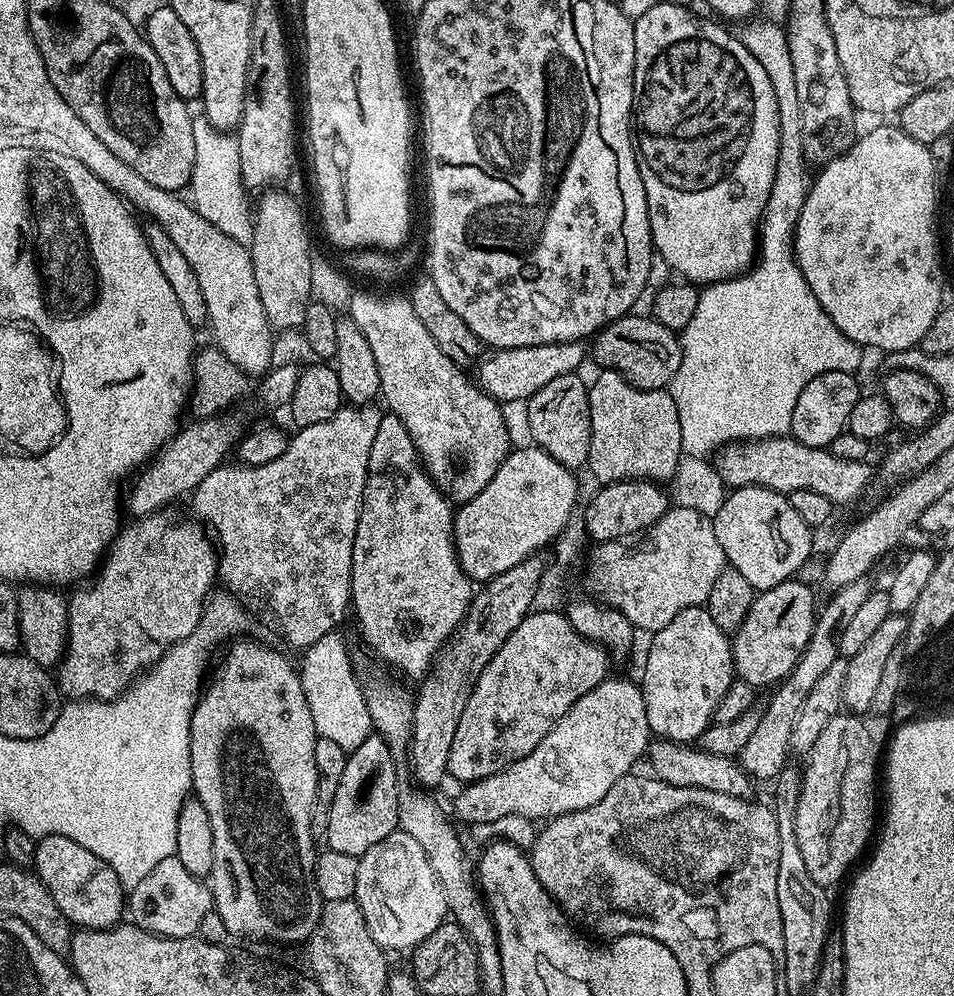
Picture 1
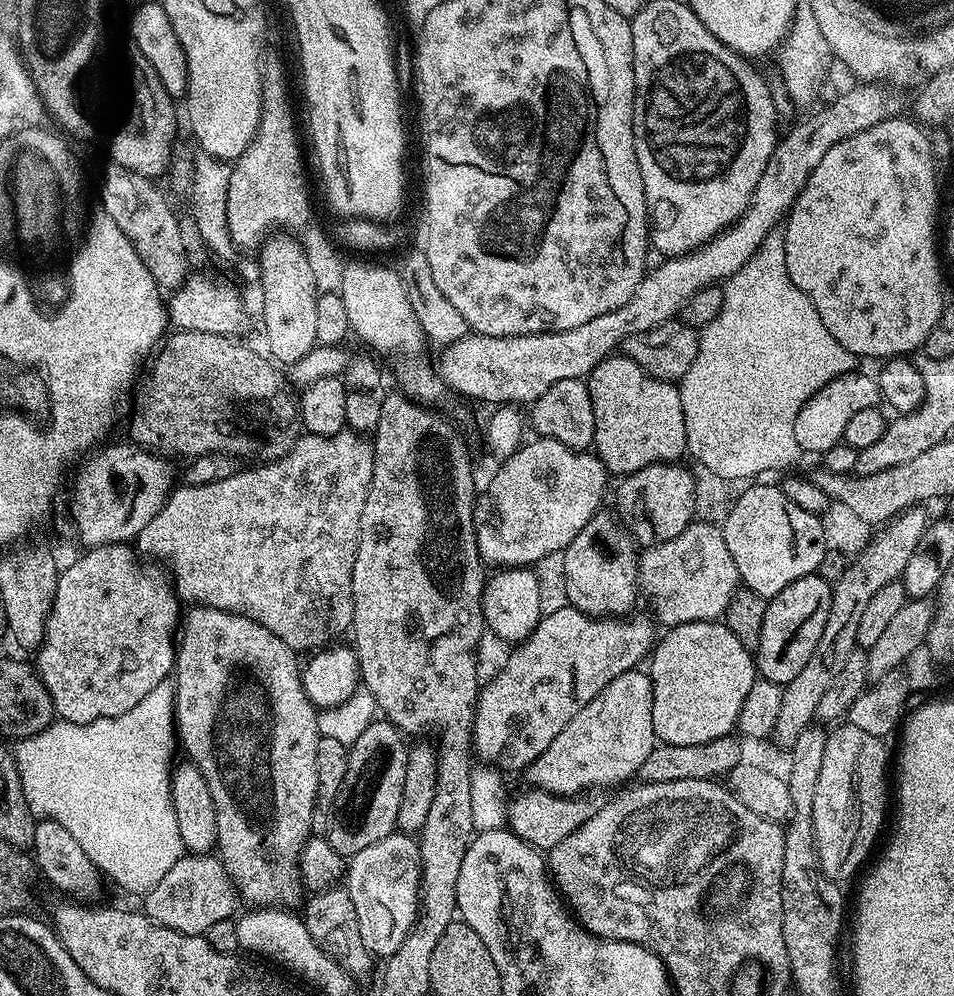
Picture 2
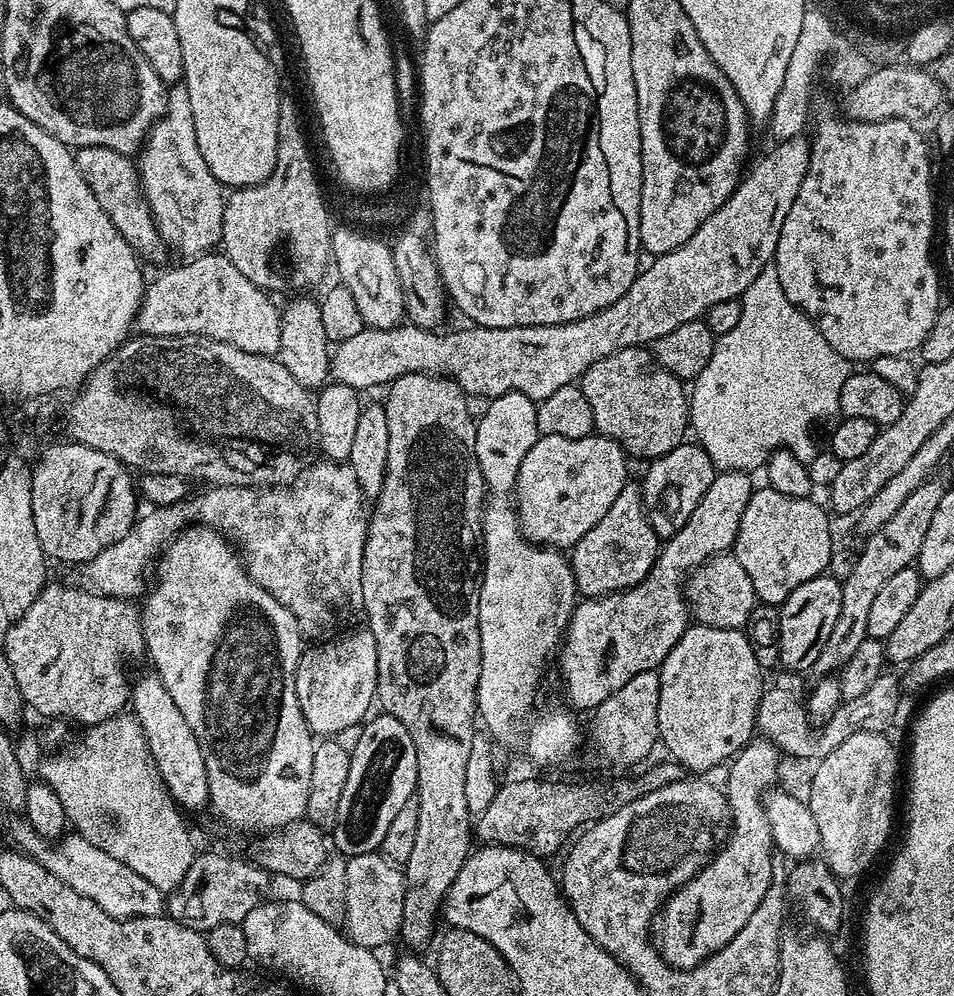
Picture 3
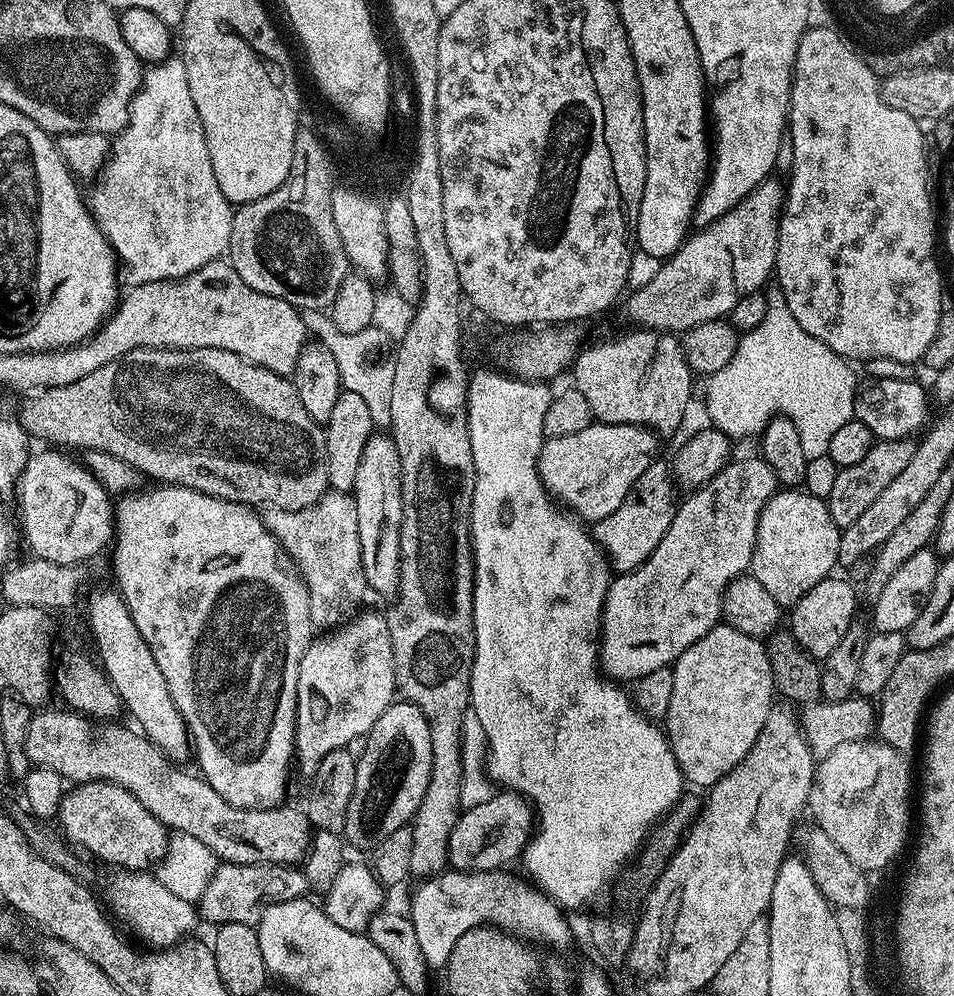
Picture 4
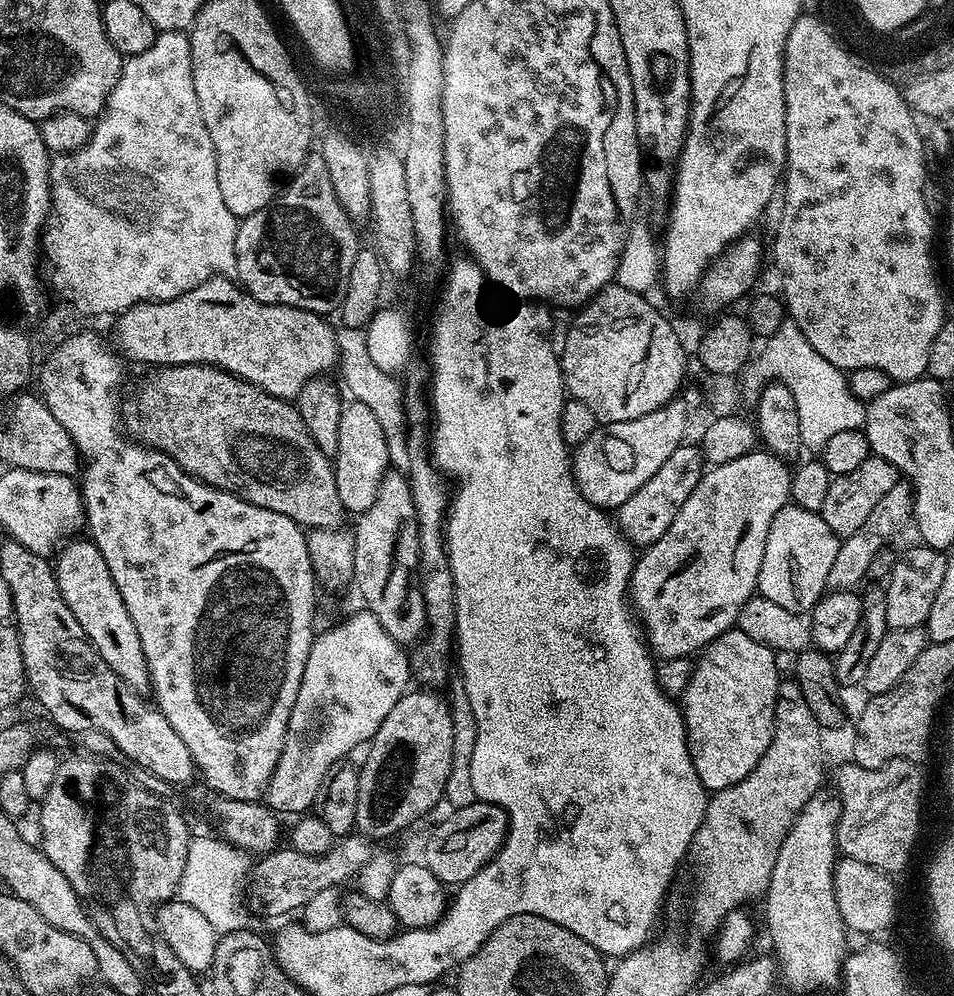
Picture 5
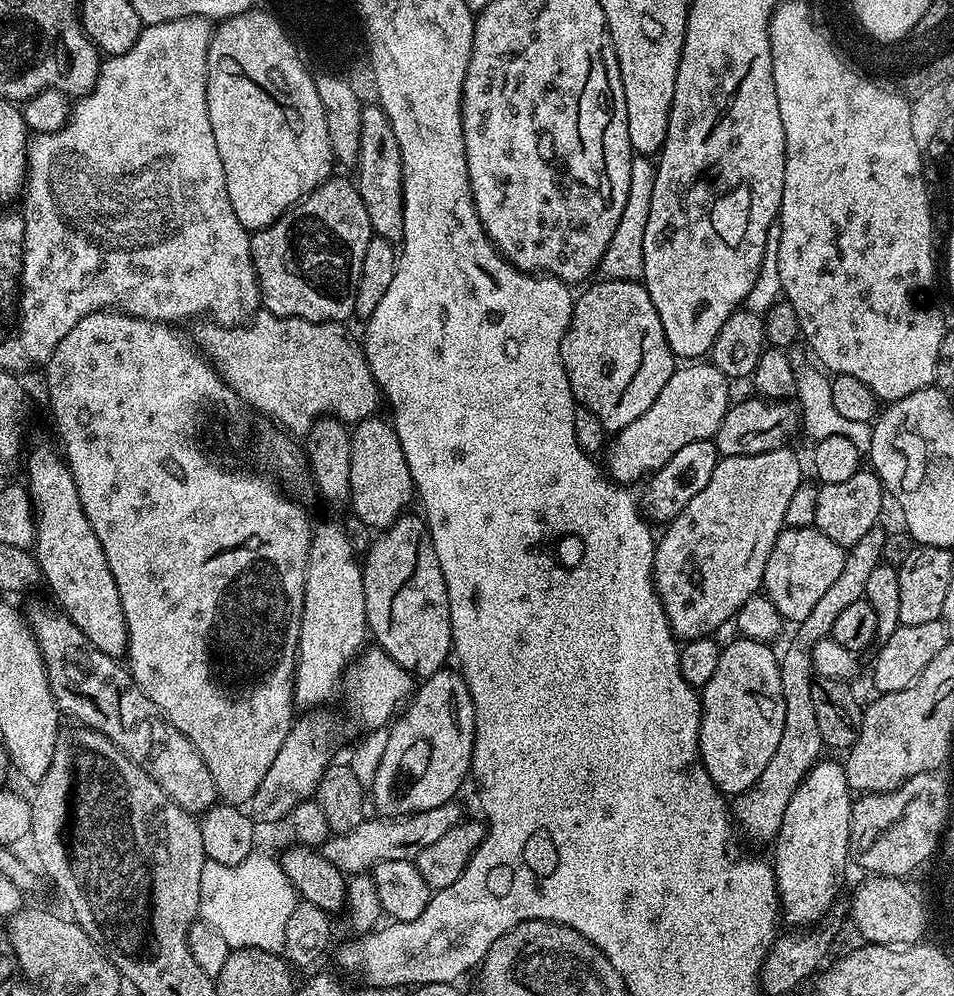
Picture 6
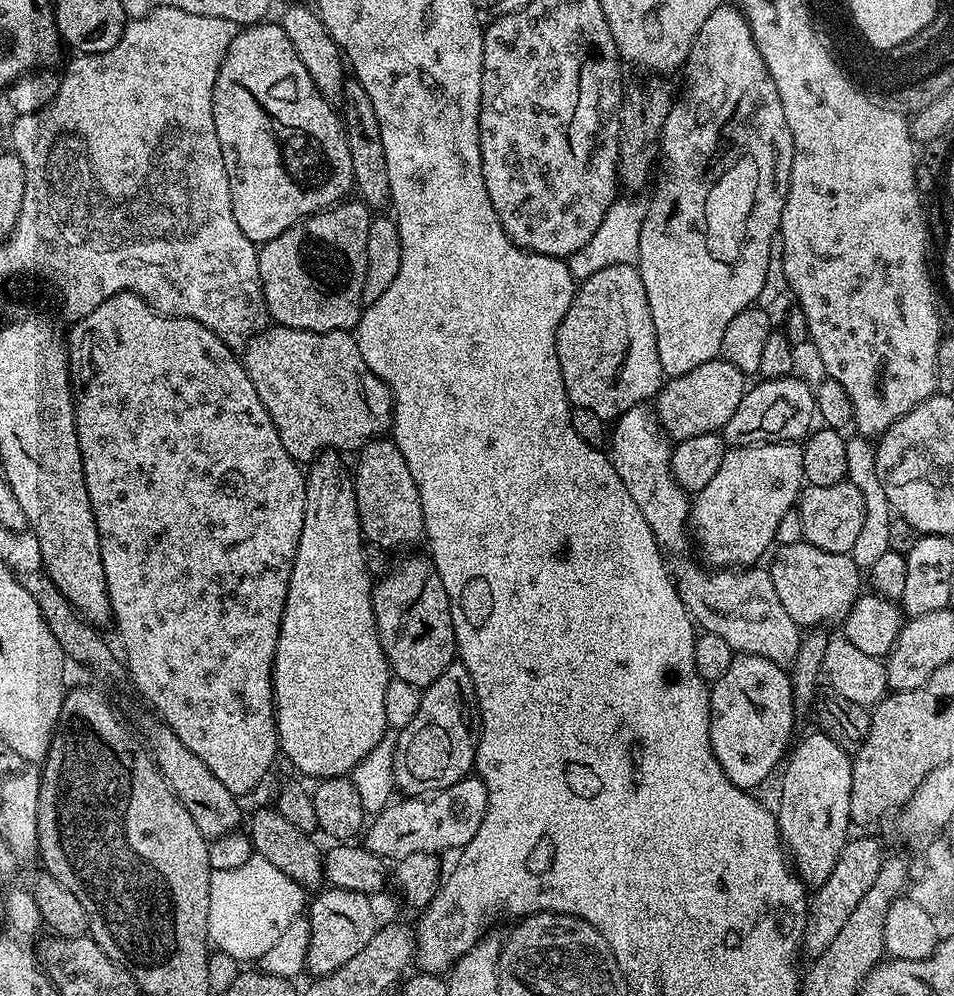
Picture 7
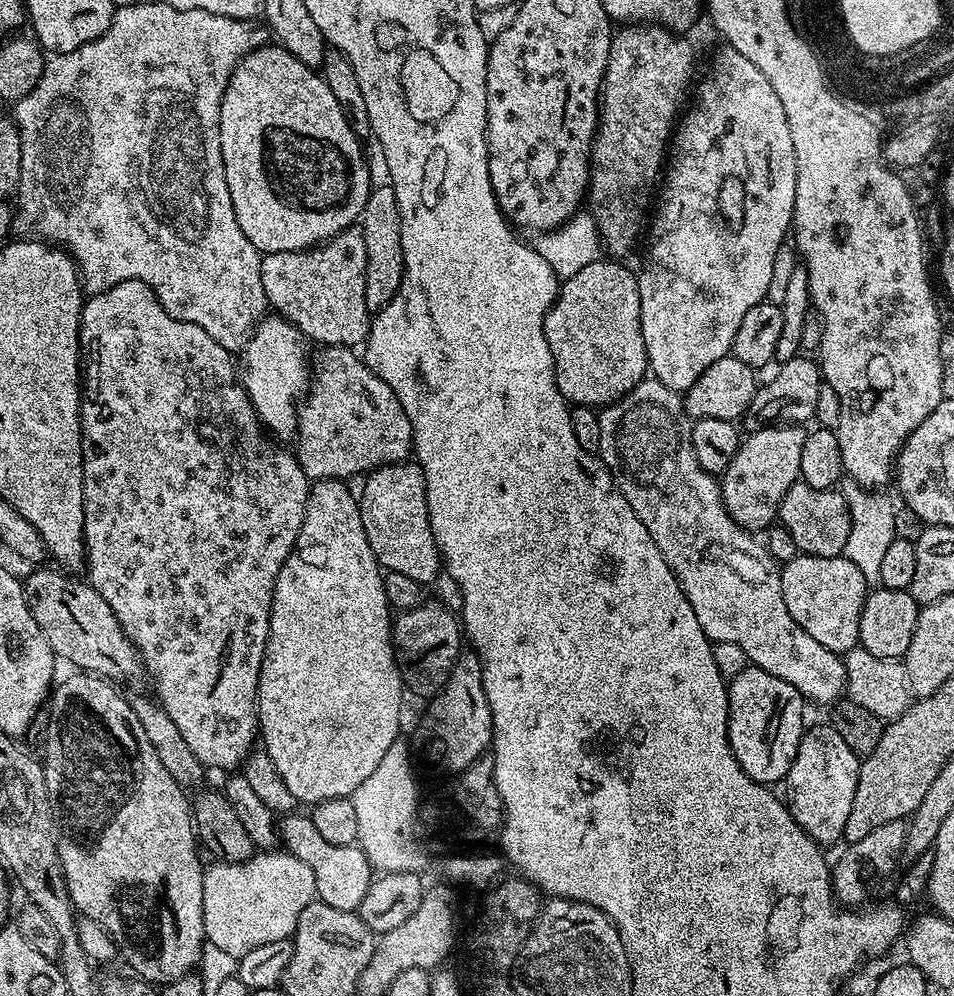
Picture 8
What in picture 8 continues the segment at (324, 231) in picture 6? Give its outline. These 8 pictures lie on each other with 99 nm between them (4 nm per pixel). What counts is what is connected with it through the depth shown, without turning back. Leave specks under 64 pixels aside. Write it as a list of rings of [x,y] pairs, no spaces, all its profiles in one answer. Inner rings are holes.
[[[359,226],[342,230],[303,252],[267,253],[260,269],[269,309],[288,320],[309,341],[351,349],[367,341],[370,313],[366,306],[366,238]]]

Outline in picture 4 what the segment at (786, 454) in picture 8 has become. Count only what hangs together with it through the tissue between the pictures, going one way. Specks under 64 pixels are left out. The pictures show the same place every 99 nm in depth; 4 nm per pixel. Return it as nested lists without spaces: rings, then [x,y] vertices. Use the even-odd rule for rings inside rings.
[[[763,458],[755,459],[733,459],[721,472],[714,474],[710,482],[689,491],[685,495],[688,497],[679,501],[670,530],[666,530],[662,542],[654,546],[650,558],[632,572],[621,572],[613,579],[600,619],[600,666],[611,679],[639,682],[642,677],[654,674],[654,670],[675,664],[682,650],[690,650],[702,634],[721,623],[728,584],[751,569],[760,512],[778,491],[768,463]]]

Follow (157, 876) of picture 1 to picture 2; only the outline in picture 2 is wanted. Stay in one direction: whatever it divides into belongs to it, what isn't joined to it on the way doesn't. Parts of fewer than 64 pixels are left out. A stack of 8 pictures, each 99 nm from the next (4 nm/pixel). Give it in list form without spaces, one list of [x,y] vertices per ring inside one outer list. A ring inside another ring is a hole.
[[[185,854],[178,862],[174,862],[174,866],[170,866],[166,878],[162,878],[154,890],[143,893],[142,900],[143,915],[152,923],[178,930],[187,936],[199,936],[210,930],[214,922],[233,919],[237,915],[238,893],[232,885],[232,879],[226,874],[224,865],[215,855]]]

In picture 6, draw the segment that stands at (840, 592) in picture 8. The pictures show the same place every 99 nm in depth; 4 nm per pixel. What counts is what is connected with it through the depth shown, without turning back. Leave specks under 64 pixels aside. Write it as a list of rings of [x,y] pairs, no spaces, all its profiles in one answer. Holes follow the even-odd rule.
[[[815,526],[810,528],[785,527],[774,542],[774,550],[766,562],[763,591],[785,621],[805,620],[814,610],[822,594],[830,590],[831,584],[842,574],[845,549],[838,542],[830,542]]]

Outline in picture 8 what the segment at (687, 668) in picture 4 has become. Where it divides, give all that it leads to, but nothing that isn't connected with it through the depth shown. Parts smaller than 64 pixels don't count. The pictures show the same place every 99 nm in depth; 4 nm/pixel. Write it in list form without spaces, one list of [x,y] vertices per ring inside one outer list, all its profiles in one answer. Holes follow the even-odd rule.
[[[747,666],[736,677],[727,681],[728,685],[728,744],[732,747],[734,758],[738,758],[738,766],[754,778],[754,782],[776,786],[788,775],[794,762],[794,754],[798,754],[800,739],[804,737],[804,707],[806,701],[790,682],[782,682],[782,678],[774,678],[766,670],[755,666]]]

